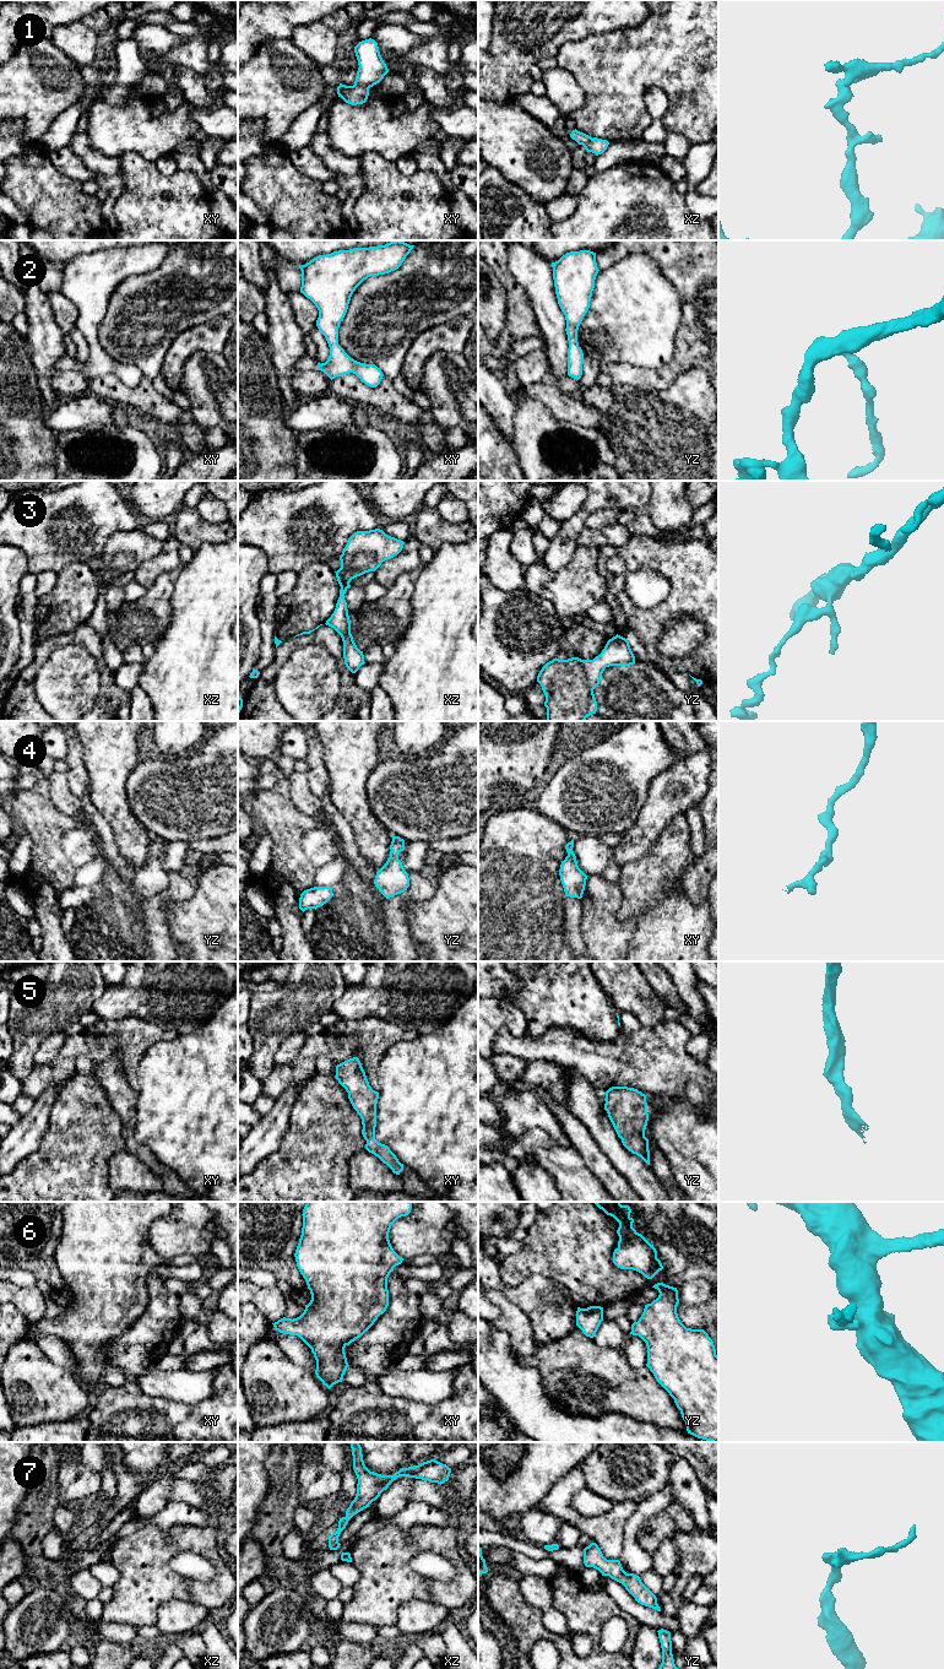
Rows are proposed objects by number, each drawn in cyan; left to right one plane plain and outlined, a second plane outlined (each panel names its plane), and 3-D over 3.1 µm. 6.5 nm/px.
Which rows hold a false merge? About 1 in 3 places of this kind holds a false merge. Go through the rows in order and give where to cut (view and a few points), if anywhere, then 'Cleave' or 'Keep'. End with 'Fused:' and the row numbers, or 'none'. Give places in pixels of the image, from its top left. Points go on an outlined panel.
1: Split along xy (354, 84), (361, 84), (368, 88). Cleave
2: No split. Keep
3: No split. Keep
4: No split. Keep
5: No split. Keep
6: No split. Keep
7: No split. Keep
Fused: 1

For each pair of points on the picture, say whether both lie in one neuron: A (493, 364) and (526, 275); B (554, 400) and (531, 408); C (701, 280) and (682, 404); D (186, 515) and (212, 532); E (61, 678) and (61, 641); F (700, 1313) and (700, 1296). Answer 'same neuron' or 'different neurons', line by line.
A: different neurons
B: different neurons
C: different neurons
D: same neuron
E: different neurons
F: different neurons

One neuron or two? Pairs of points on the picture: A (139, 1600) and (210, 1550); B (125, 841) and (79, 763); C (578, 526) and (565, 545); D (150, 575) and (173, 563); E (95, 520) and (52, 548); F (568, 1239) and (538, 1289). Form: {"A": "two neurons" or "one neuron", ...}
{"A": "one neuron", "B": "two neurons", "C": "one neuron", "D": "one neuron", "E": "one neuron", "F": "two neurons"}

